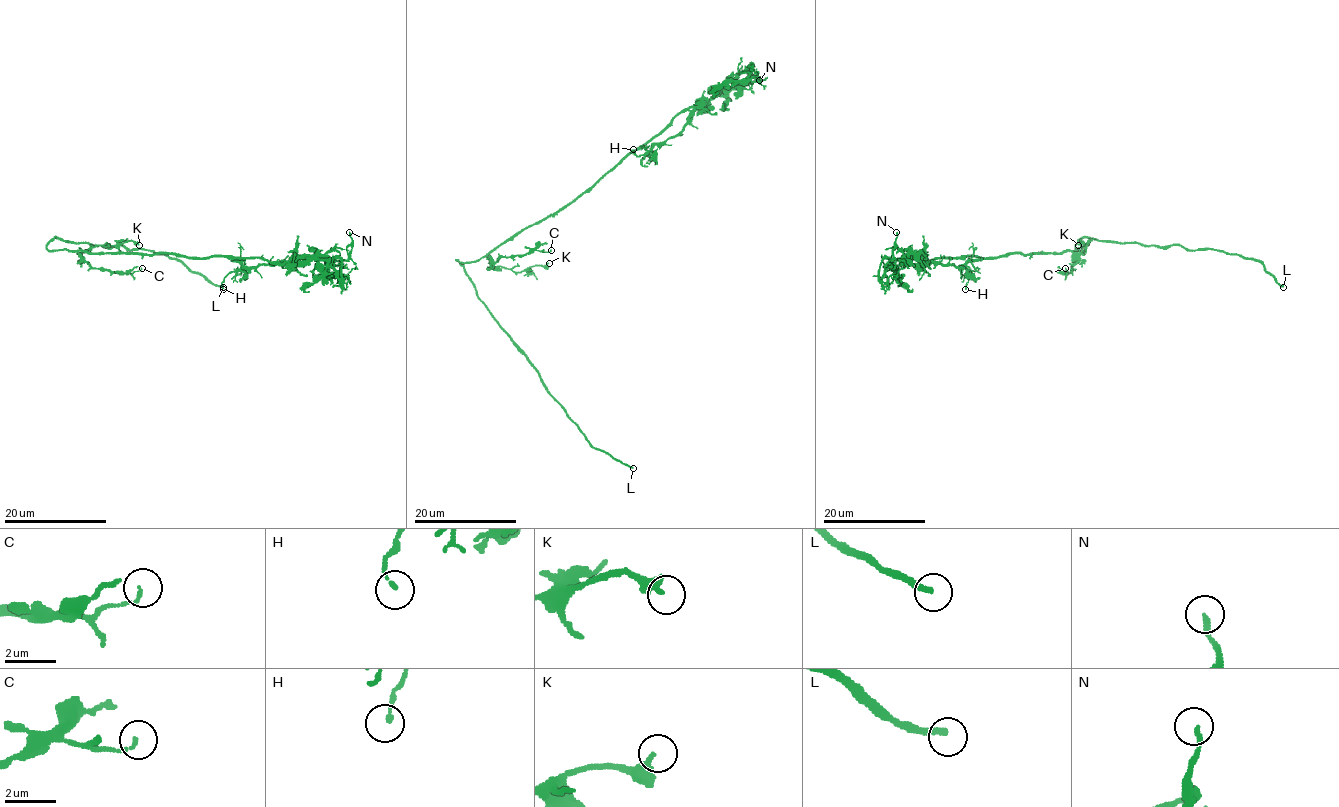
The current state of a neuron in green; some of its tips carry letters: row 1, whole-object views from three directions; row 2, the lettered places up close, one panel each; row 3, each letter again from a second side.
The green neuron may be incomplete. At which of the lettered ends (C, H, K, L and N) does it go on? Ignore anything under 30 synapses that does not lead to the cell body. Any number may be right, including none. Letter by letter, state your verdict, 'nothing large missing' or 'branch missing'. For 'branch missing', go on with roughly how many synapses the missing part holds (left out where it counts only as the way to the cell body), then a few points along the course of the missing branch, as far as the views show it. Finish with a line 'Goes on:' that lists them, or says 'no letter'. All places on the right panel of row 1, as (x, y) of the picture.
C: nothing large missing
H: nothing large missing
K: nothing large missing
L: branch missing
N: nothing large missing
Goes on: L

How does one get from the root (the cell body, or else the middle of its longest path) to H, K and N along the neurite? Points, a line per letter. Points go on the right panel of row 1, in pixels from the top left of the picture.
H: (1061, 252), (934, 257), (926, 265), (953, 264), (968, 270), (971, 275), (965, 289)
K: (1061, 252), (1081, 252), (1087, 243), (1081, 241), (1078, 245)
N: (1061, 252), (934, 257), (924, 263), (888, 256), (891, 260), (896, 232)

